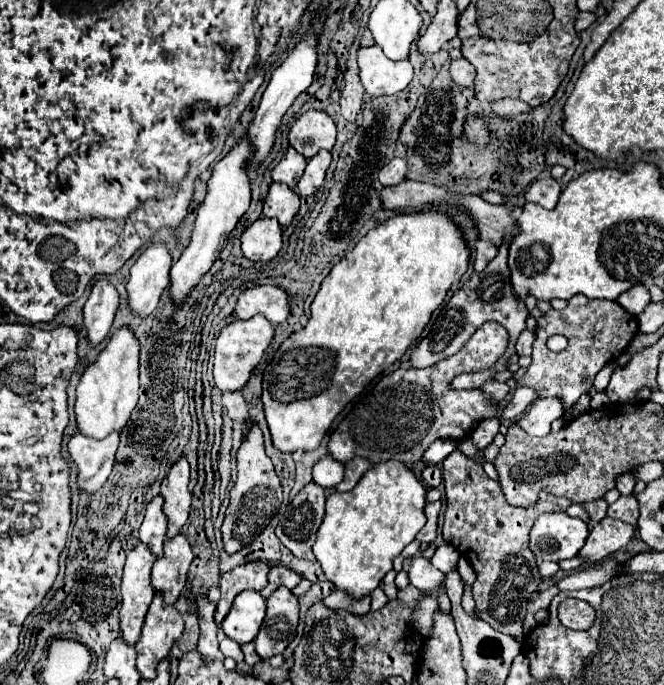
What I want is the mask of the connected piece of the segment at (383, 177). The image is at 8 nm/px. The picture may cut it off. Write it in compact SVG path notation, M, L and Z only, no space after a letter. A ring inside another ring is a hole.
M391 159L381 171L379 171L379 181L383 187L399 185L405 179L407 173L407 163L403 159Z

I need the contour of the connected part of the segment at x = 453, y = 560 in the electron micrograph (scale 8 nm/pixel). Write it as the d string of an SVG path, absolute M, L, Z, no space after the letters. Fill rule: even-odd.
M449 543L437 547L437 549L435 549L435 555L431 557L431 563L433 563L439 571L443 571L443 573L457 571L457 561L459 561L459 553L457 553L455 547L451 547Z

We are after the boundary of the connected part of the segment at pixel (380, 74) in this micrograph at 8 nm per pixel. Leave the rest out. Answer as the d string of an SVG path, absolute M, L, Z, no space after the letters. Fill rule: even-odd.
M379 45L361 47L357 53L359 77L365 91L373 97L401 93L413 79L413 65L405 61L391 61Z

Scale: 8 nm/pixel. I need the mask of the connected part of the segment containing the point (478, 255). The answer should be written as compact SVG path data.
M479 239L475 243L475 271L481 273L495 255L497 255L497 247L493 243L489 243L489 241Z

